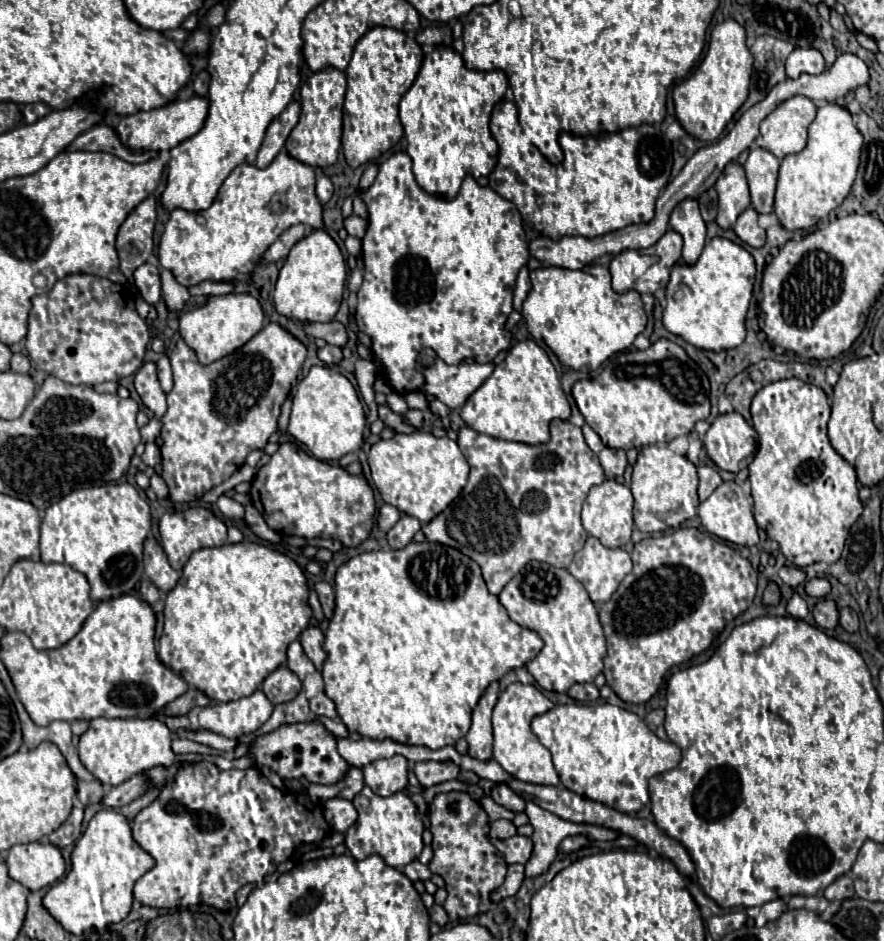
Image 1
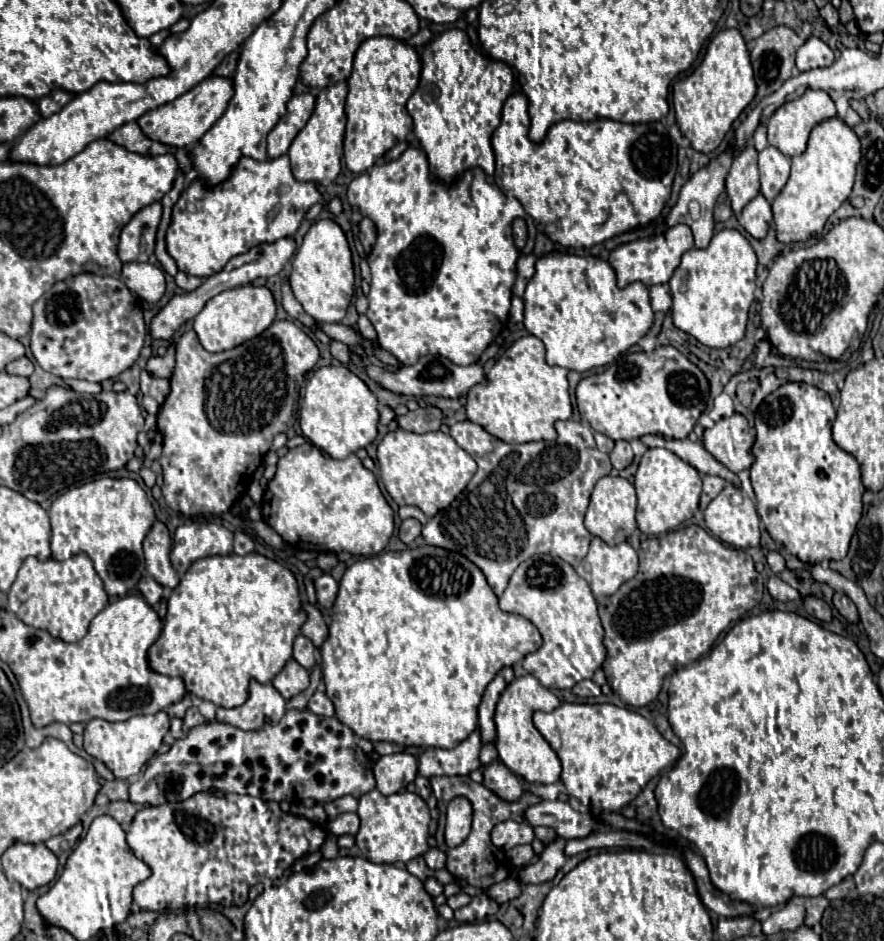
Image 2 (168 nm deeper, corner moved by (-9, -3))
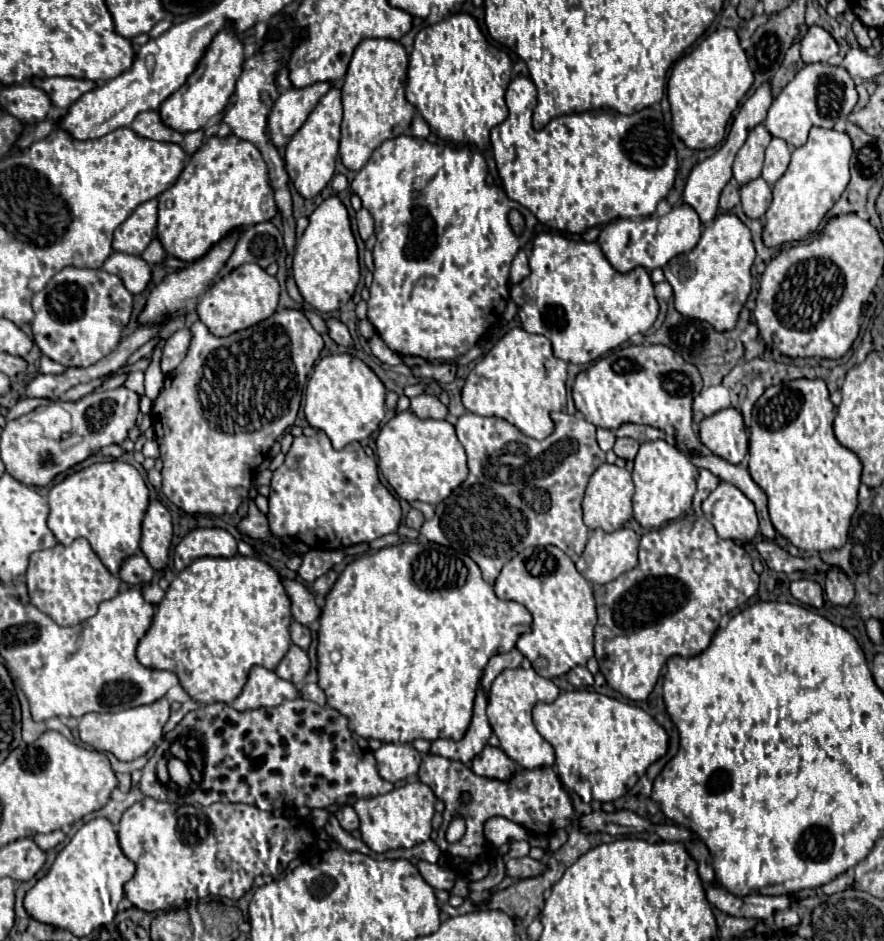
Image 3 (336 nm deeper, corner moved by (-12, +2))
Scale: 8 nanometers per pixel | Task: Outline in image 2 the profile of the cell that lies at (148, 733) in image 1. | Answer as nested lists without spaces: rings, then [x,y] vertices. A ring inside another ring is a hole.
[[[159,711],[155,715],[143,715],[143,717],[131,717],[127,721],[109,723],[105,719],[93,719],[85,727],[85,745],[83,749],[103,761],[117,779],[129,779],[141,771],[141,767],[159,751],[165,733],[169,731],[169,715],[165,711]]]

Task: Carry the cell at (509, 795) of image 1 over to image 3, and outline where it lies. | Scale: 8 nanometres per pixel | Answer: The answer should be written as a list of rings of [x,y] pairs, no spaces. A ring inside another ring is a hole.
[[[484,746],[484,750],[472,760],[472,770],[478,776],[494,778],[494,780],[508,780],[514,772],[514,762],[494,746]]]

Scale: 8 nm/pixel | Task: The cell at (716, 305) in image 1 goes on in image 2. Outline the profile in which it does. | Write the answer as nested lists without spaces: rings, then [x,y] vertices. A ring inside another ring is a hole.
[[[735,229],[713,235],[707,249],[689,249],[669,279],[673,323],[707,347],[731,347],[745,337],[749,307],[755,301],[757,255]]]

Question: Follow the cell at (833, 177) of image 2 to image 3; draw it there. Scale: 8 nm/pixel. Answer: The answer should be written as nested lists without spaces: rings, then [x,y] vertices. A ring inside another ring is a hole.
[[[812,128],[808,142],[792,152],[788,170],[772,188],[774,200],[764,214],[766,222],[762,232],[762,242],[766,246],[774,248],[786,242],[798,242],[818,228],[820,220],[842,196],[850,180],[848,170],[850,156],[852,156],[852,140],[848,138],[846,132]]]

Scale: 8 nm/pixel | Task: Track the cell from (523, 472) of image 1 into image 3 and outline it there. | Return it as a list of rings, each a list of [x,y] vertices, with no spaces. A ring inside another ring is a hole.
[[[466,412],[464,416],[458,418],[458,424],[456,424],[456,434],[458,434],[458,440],[460,444],[464,446],[466,450],[466,456],[468,456],[468,478],[446,498],[442,500],[440,504],[436,504],[436,514],[432,520],[426,520],[420,528],[420,534],[424,534],[430,542],[436,542],[436,544],[442,544],[442,546],[448,546],[448,548],[454,548],[454,550],[460,550],[464,554],[468,554],[482,570],[482,578],[488,582],[488,584],[494,584],[494,580],[498,578],[502,566],[510,560],[510,554],[516,552],[518,548],[528,548],[528,546],[558,546],[562,552],[566,552],[570,558],[576,558],[582,554],[586,542],[588,542],[588,528],[582,520],[582,498],[584,498],[584,490],[586,490],[586,484],[588,484],[588,478],[592,476],[592,472],[606,462],[606,454],[600,450],[598,442],[596,441],[596,426],[586,422],[586,420],[578,420],[576,416],[570,416],[566,412],[552,412],[552,422],[554,422],[554,432],[550,436],[546,436],[544,440],[532,440],[528,438],[526,434],[522,434],[516,426],[512,426],[510,422],[502,420],[502,418],[484,418],[484,416],[476,416],[472,412]]]

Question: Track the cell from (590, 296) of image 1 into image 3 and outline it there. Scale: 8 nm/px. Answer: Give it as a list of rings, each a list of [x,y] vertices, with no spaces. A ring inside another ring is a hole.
[[[540,232],[532,242],[528,262],[530,276],[510,286],[510,298],[518,306],[522,328],[546,336],[552,342],[554,356],[564,362],[594,362],[632,334],[646,332],[658,316],[648,270],[638,266],[628,274],[620,274],[596,242],[568,238],[558,232]]]

